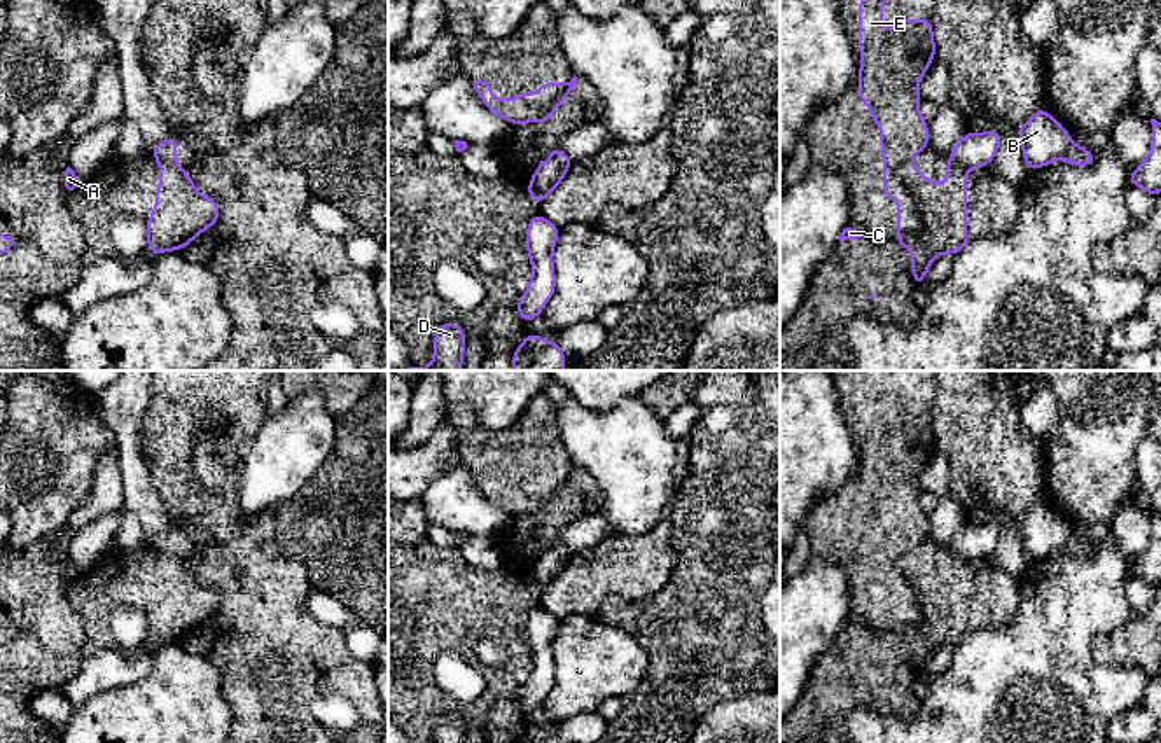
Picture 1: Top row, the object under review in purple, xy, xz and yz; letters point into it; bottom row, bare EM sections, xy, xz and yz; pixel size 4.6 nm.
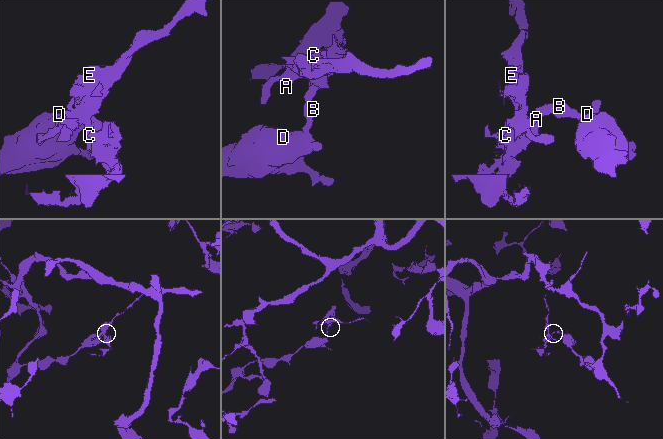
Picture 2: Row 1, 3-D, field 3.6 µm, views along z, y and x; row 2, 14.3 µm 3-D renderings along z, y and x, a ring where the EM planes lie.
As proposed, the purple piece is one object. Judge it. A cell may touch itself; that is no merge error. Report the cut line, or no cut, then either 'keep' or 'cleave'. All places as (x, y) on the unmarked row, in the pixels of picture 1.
cut xy (159, 553), (179, 556); cleave

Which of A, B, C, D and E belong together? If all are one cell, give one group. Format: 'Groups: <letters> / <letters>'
Groups: A C E / B D

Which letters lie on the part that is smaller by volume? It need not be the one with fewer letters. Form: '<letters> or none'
A, C, E

